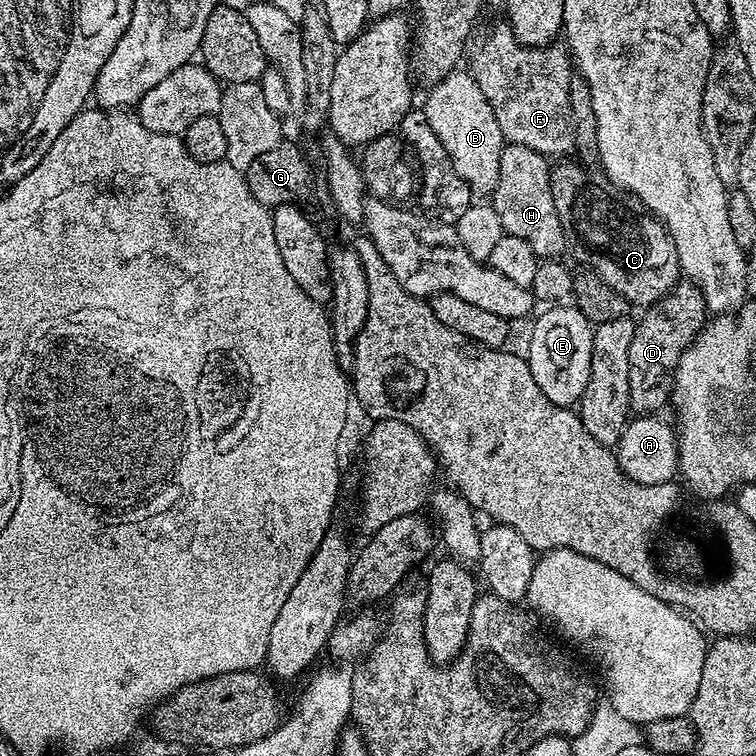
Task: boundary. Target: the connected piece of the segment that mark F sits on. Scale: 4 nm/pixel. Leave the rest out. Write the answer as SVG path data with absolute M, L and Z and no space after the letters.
M500 22L496 24L488 33L484 36L484 41L477 46L476 49L471 49L470 60L472 56L472 65L470 65L470 71L474 82L478 82L478 90L482 90L482 94L486 94L486 102L490 102L490 110L494 110L494 119L498 122L498 130L502 130L505 141L510 144L521 144L522 146L530 146L530 150L538 150L543 156L549 158L555 157L556 148L573 147L573 133L570 131L569 120L571 118L571 108L568 105L568 80L574 75L574 65L572 57L568 51L568 45L564 42L553 42L547 44L545 48L531 48L525 44L520 44L512 33L512 27L506 22Z

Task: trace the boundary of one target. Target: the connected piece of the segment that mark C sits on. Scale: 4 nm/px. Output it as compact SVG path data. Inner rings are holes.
M572 158L565 164L553 163L550 171L554 210L560 215L570 252L572 248L587 271L598 274L610 290L618 290L629 305L637 304L640 310L651 308L680 283L680 255L661 220L647 210L631 208L603 171L589 170Z

